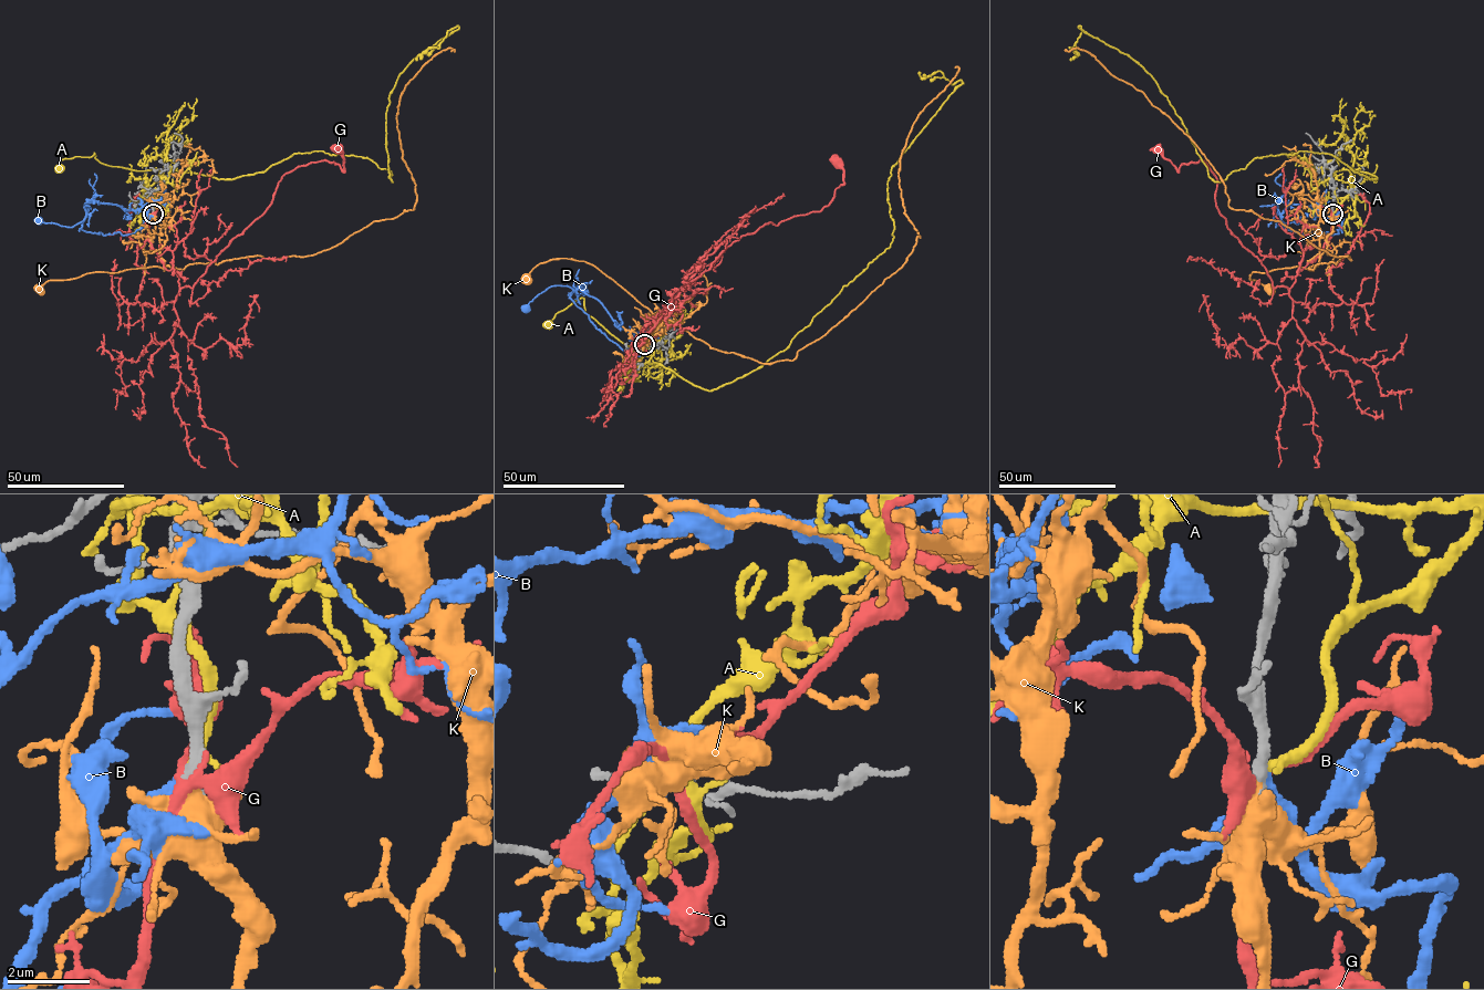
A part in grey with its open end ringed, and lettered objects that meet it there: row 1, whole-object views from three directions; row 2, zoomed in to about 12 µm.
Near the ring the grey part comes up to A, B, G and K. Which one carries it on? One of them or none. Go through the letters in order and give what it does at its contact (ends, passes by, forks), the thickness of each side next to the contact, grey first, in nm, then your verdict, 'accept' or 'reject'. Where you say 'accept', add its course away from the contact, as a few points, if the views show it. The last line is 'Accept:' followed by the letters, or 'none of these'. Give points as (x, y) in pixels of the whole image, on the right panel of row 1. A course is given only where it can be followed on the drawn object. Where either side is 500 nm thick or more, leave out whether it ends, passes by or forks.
A: it passes by; 400 nm thick on the grey side, 180 nm on the other; reject
B: it ends there; 360 nm thick on the grey side, 340 nm on the other; reject
G: it forks there; 360 nm thick on the grey side, 240 nm on the other; reject
K: it passes by; 340 nm thick on the grey side, 440 nm on the other; accept; it runs (1332, 214), (1332, 231), (1327, 238), (1327, 249), (1313, 269), (1295, 267), (1249, 274), (1251, 280), (1268, 288)
Accept: K

